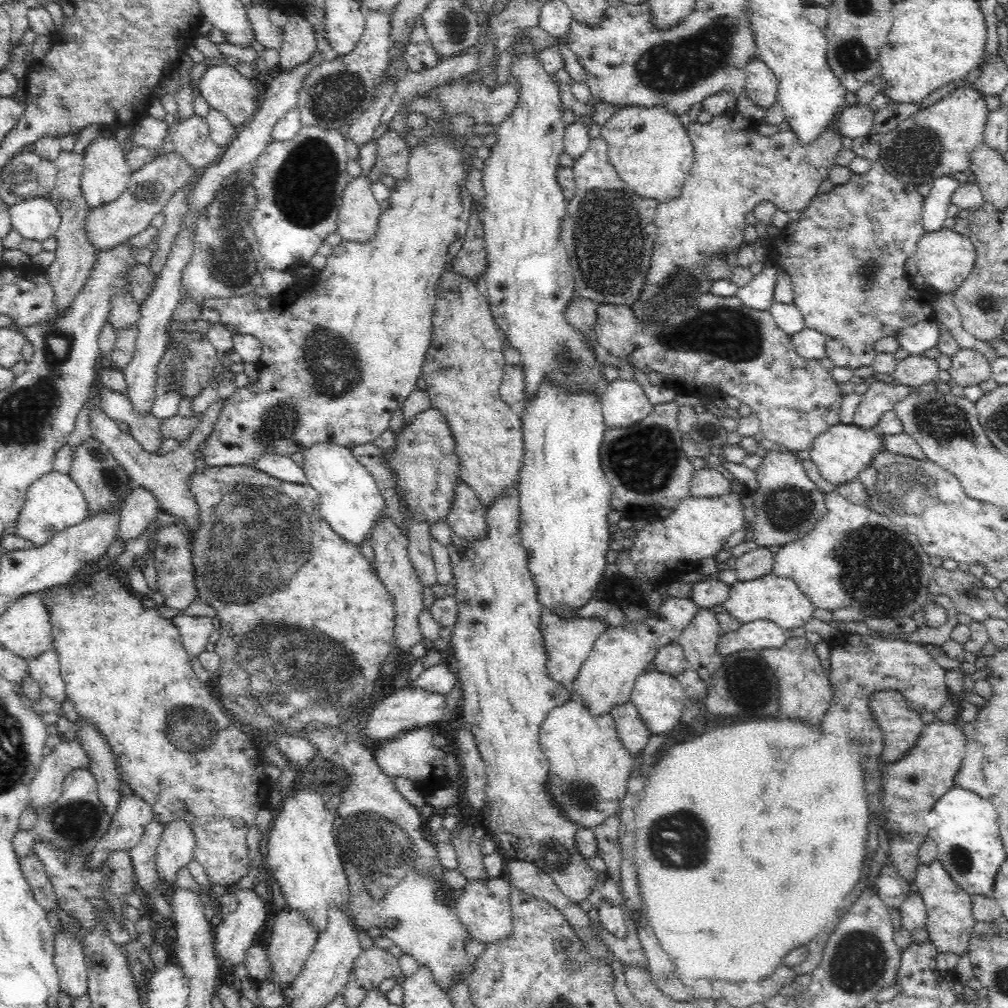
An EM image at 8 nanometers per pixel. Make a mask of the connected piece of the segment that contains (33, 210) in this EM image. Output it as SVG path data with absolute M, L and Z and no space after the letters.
M47 197L30 198L9 208L11 226L23 239L42 242L50 238L61 224L56 205Z

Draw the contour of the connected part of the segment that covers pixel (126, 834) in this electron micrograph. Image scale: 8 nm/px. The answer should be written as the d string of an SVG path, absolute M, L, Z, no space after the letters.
M136 795L120 799L108 832L89 853L87 868L96 868L114 851L131 851L141 842L146 825L153 819L150 803Z

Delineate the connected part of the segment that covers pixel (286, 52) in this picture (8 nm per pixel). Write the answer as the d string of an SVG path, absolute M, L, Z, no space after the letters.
M304 14L290 15L288 23L281 31L283 41L277 71L289 71L299 67L308 62L317 51L314 29Z

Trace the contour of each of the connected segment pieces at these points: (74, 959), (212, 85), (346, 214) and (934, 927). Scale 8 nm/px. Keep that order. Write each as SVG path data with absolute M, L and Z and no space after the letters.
M66 929L62 933L55 933L53 959L61 990L72 1000L88 995L89 978L84 949Z
M223 63L207 68L199 82L199 90L209 106L221 112L239 129L251 119L262 103L258 89L250 79Z
M358 177L348 182L338 216L338 230L344 241L366 243L378 230L381 207L374 199L371 182Z
M938 860L930 864L919 864L913 882L916 883L917 893L926 906L926 929L936 952L952 952L958 957L968 952L971 934L977 922L973 915L971 895L952 880Z

